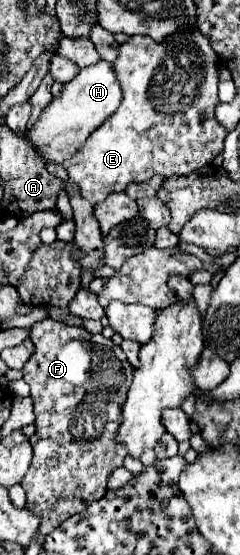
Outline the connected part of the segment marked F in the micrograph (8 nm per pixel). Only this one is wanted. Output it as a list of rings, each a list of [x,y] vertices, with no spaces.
[[[43,319],[31,325],[29,337],[35,345],[35,351],[23,367],[23,379],[31,387],[37,431],[29,439],[33,447],[33,461],[21,485],[27,493],[27,507],[35,509],[43,517],[45,537],[71,515],[81,513],[87,509],[87,505],[99,501],[107,491],[107,479],[111,471],[123,467],[123,449],[115,449],[115,433],[135,369],[119,345],[115,345],[111,339],[105,339],[101,333],[89,333],[83,327],[69,327],[53,319]]]

